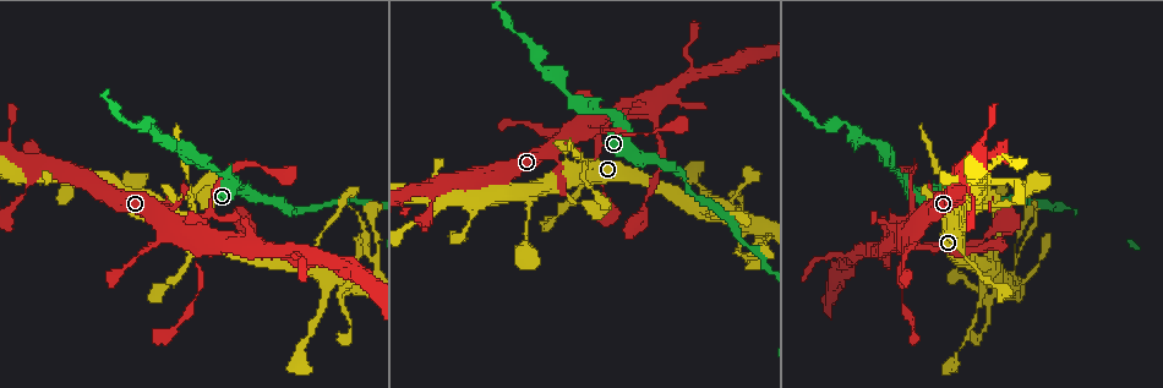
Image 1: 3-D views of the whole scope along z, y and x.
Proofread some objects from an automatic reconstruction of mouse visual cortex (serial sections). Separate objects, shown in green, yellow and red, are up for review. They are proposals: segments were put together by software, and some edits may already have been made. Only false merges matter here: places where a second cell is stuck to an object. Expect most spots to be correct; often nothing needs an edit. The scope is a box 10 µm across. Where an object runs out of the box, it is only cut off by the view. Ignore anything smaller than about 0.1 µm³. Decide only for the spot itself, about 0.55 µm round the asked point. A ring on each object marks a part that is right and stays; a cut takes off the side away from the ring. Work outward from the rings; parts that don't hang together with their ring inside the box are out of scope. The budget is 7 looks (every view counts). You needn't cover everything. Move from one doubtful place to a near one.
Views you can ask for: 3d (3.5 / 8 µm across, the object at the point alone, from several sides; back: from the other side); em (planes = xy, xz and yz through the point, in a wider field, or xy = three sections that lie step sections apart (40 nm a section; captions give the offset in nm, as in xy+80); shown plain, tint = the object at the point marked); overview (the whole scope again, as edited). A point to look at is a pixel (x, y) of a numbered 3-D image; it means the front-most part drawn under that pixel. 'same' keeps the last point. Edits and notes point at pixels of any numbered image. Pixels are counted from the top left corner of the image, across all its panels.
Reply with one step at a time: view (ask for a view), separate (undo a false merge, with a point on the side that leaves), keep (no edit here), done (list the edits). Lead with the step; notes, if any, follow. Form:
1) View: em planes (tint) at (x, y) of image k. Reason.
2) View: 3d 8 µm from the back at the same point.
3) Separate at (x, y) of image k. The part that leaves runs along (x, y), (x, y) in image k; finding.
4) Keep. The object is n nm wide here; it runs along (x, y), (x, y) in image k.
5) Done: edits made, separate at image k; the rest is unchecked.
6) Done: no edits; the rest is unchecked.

View: 3d 3.5 µm at (574, 131) of image 1. Branch point.

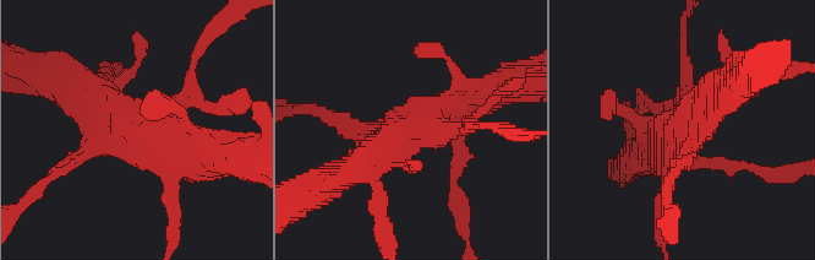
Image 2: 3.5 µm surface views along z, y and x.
View: em xy step 5 (tint) at (409, 124) of image 2.

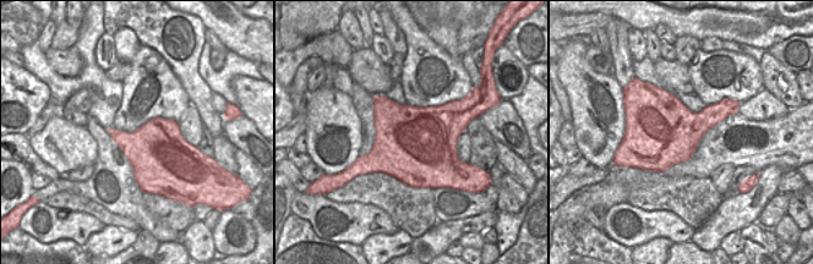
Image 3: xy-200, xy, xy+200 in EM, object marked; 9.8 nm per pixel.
Keep. The object is 750 nm wide here; it runs along (354, 169), (414, 123), (477, 97) in image 2; one cell here.

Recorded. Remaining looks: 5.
View: 3d 3.5 µm at (610, 114) of image 1.

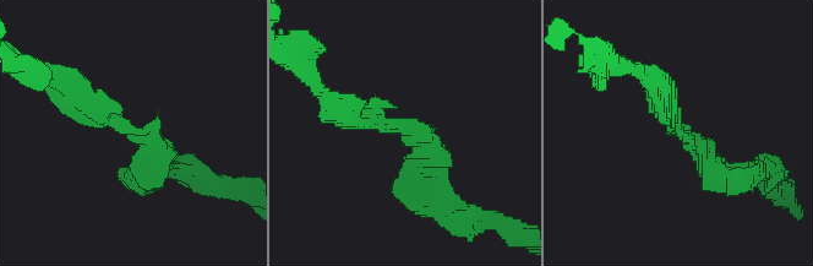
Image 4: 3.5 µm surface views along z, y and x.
View: em planes (plain) at (678, 125) of image 4. The arms are 250, 300 nm wide.

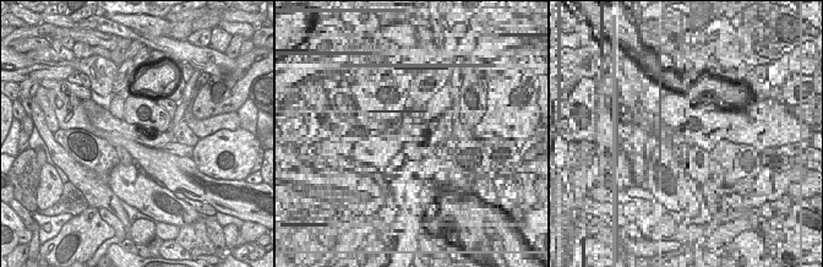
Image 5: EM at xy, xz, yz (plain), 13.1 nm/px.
View: em planes (tint) at the same point. With the object marked.

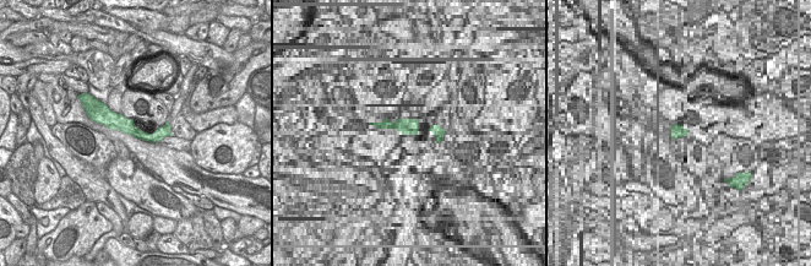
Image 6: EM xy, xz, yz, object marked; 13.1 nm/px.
Keep. The object is 200 nm wide here; it runs along (98, 119), (145, 136), (168, 131) in image 6; one cell here.

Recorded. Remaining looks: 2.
Done: no edits; the rest is unchecked.

